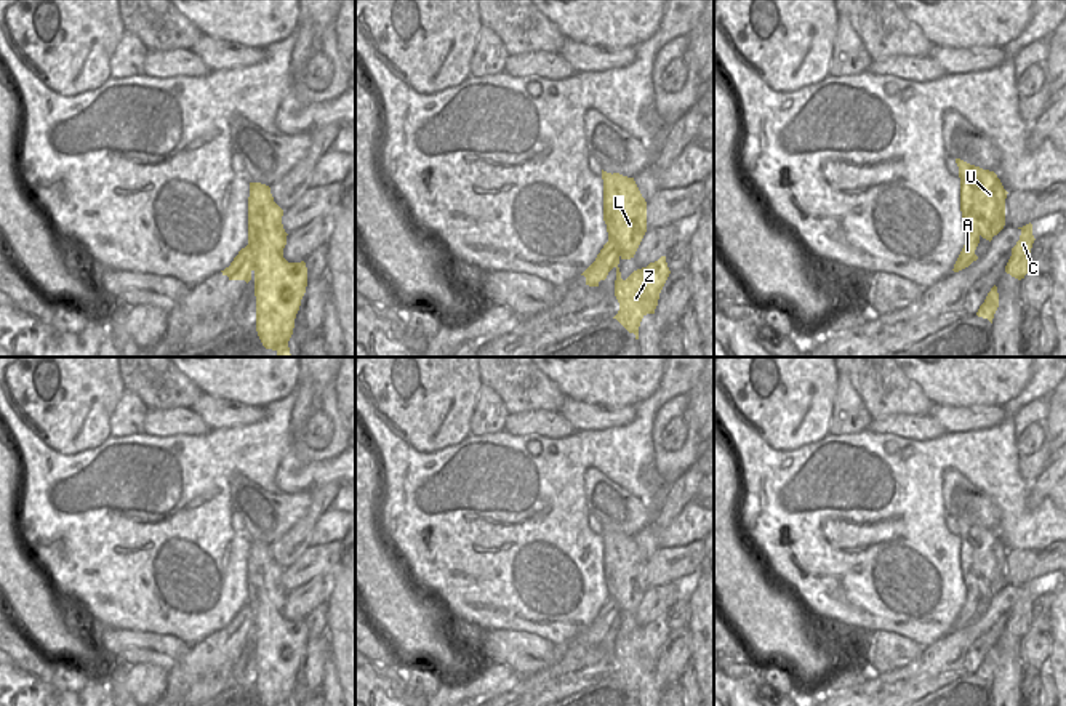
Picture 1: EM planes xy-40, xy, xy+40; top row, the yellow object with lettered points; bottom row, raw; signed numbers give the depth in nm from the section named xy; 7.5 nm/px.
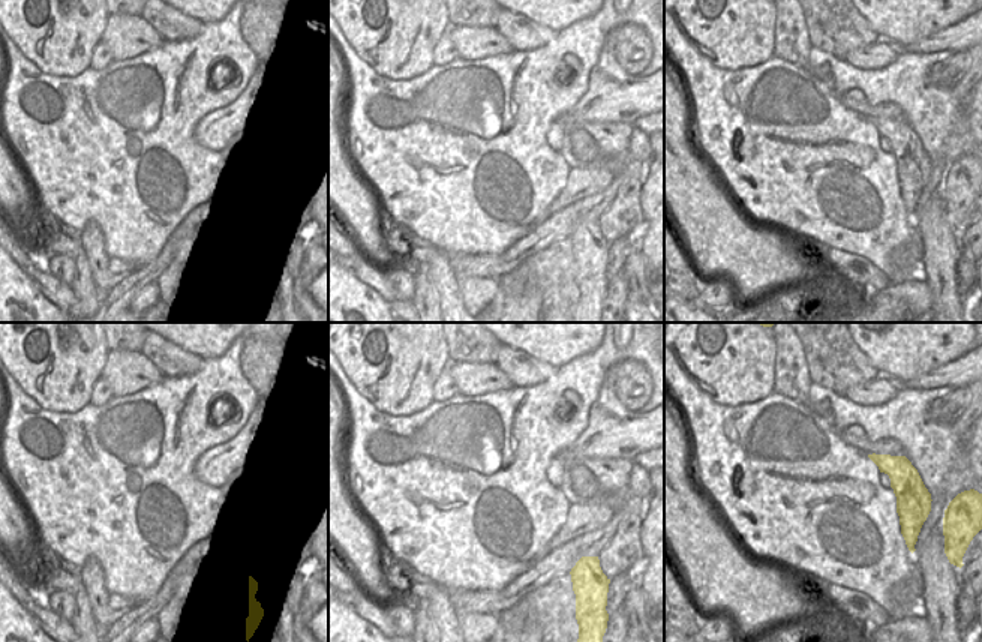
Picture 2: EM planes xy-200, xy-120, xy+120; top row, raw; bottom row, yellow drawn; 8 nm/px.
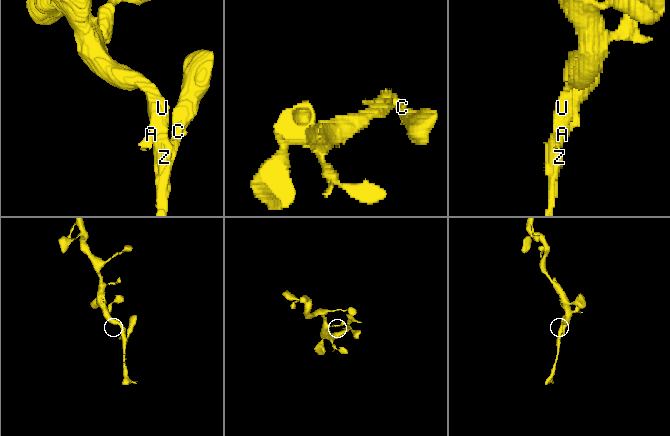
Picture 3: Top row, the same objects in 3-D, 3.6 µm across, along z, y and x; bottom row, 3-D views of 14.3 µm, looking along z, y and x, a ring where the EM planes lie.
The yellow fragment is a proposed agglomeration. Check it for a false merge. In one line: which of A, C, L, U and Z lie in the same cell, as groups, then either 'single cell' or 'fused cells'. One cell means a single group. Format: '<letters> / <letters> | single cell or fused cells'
A C L U Z | single cell

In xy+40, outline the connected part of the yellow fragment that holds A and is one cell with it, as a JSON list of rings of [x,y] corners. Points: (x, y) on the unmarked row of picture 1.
[[[956,517],[960,536],[960,570],[967,586],[967,600],[954,623],[954,631],[978,618],[980,597],[992,599],[1005,584],[1007,549],[994,530]]]

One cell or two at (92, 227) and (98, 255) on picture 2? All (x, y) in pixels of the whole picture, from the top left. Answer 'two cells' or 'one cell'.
one cell

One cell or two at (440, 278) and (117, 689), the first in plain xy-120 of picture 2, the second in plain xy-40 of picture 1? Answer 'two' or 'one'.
one

